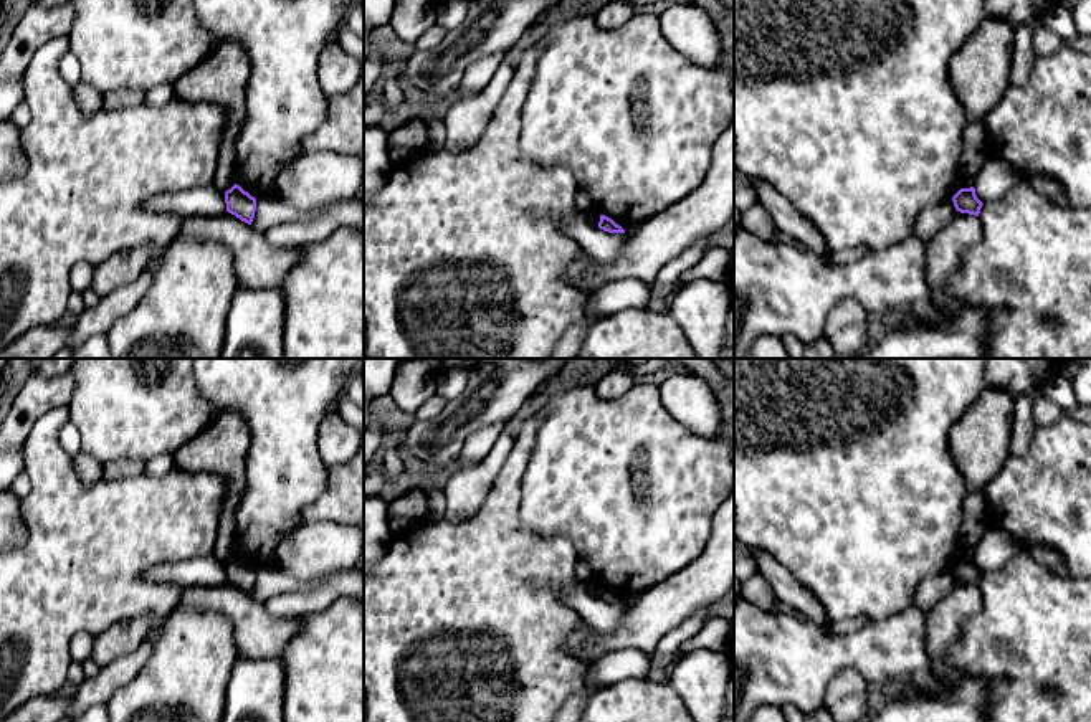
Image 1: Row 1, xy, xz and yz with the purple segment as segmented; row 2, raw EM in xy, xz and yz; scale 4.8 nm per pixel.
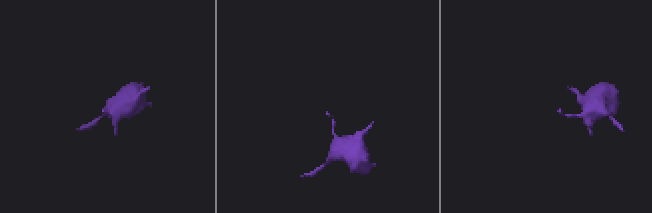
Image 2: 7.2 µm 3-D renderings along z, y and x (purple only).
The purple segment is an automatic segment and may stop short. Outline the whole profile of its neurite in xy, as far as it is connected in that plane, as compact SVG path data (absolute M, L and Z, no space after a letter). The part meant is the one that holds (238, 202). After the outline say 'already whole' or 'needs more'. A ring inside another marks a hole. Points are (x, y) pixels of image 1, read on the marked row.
M233 185L225 192L226 211L251 225L256 211L256 198L245 192L240 185Z; already whole

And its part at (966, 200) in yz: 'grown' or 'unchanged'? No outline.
unchanged

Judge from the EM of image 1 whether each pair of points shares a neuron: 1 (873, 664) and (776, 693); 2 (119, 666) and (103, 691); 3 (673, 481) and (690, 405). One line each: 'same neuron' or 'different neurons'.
1: same neuron
2: same neuron
3: different neurons

